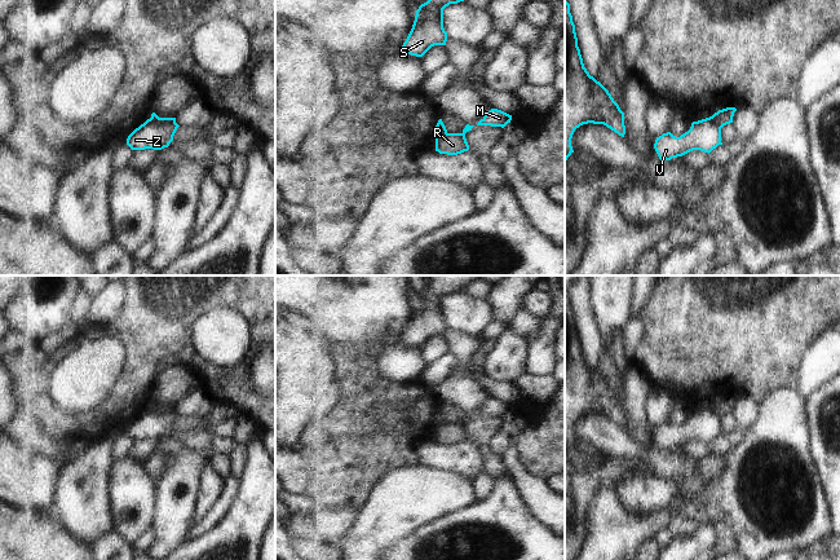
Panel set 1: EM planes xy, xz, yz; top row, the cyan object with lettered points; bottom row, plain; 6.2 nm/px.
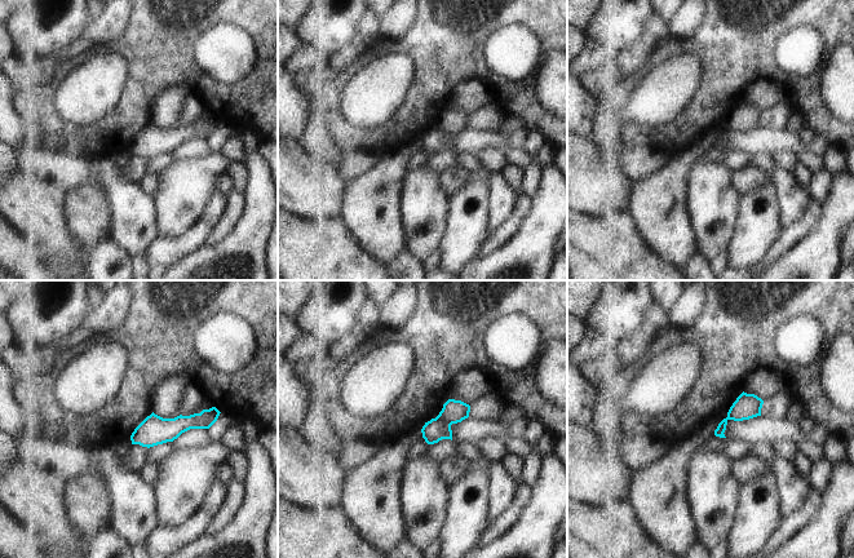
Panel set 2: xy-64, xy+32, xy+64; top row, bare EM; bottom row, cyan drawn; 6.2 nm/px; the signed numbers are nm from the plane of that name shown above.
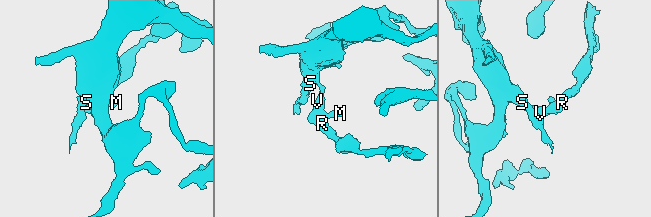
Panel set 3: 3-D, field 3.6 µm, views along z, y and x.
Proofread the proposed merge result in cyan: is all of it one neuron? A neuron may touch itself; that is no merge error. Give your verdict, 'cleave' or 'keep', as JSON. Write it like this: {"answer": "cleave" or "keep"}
{"answer": "cleave"}

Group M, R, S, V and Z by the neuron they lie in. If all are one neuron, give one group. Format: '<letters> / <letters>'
M S V Z / R

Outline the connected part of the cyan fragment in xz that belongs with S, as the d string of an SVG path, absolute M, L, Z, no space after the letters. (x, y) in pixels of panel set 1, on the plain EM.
M430 275L430 287L416 300L412 318L402 335L402 341L423 347L434 335L446 335L443 299L464 291L483 275Z

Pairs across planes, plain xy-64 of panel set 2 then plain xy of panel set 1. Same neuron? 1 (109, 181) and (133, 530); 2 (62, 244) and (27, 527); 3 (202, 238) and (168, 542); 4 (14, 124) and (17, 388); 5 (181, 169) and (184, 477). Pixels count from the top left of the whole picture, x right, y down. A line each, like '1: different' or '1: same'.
1: same
2: different
3: different
4: same
5: same

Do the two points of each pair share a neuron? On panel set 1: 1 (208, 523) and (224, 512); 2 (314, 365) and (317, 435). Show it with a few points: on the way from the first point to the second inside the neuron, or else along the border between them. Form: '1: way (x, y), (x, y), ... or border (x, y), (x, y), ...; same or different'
1: way (212, 521), (220, 514); same
2: border (317, 423), (305, 427), (297, 445); different

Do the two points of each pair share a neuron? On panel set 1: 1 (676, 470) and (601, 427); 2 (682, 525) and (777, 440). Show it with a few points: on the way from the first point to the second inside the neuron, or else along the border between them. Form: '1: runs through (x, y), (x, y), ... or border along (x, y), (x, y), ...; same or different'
1: runs through (658, 461), (619, 445); same
2: border along (698, 528), (676, 517), (667, 529); different

